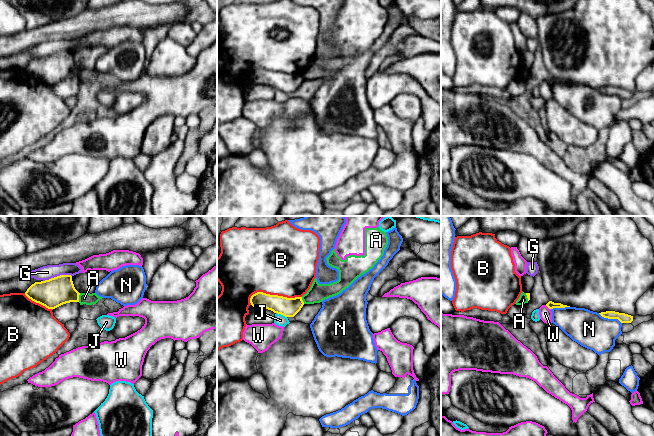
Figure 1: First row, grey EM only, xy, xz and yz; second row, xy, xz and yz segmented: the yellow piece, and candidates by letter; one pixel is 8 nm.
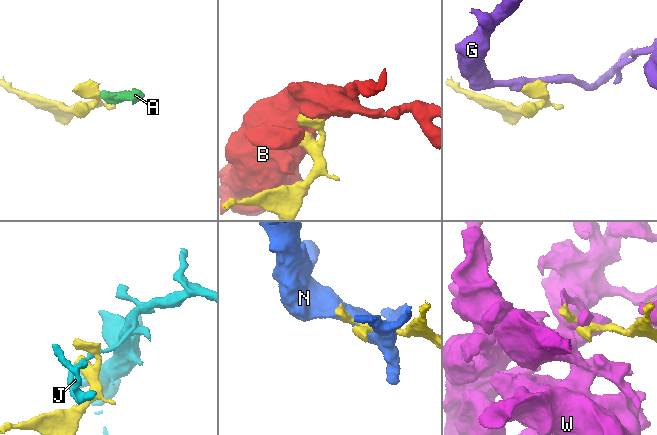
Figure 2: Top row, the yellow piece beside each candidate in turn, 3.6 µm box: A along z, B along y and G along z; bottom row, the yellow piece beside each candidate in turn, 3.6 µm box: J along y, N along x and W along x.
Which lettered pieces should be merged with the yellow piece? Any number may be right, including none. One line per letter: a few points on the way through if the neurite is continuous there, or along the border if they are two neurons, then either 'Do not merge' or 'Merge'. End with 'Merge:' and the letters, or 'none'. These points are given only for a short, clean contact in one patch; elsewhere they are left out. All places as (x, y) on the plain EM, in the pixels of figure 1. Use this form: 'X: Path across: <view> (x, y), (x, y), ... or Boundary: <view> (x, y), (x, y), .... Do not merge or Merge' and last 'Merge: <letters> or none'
A: Boundary: xy (80, 69), (78, 77). Do not merge
B: Do not merge
G: Boundary: xy (71, 51), (57, 51), (43, 57). Do not merge
J: Do not merge
N: Do not merge
W: Do not merge
Merge: none

